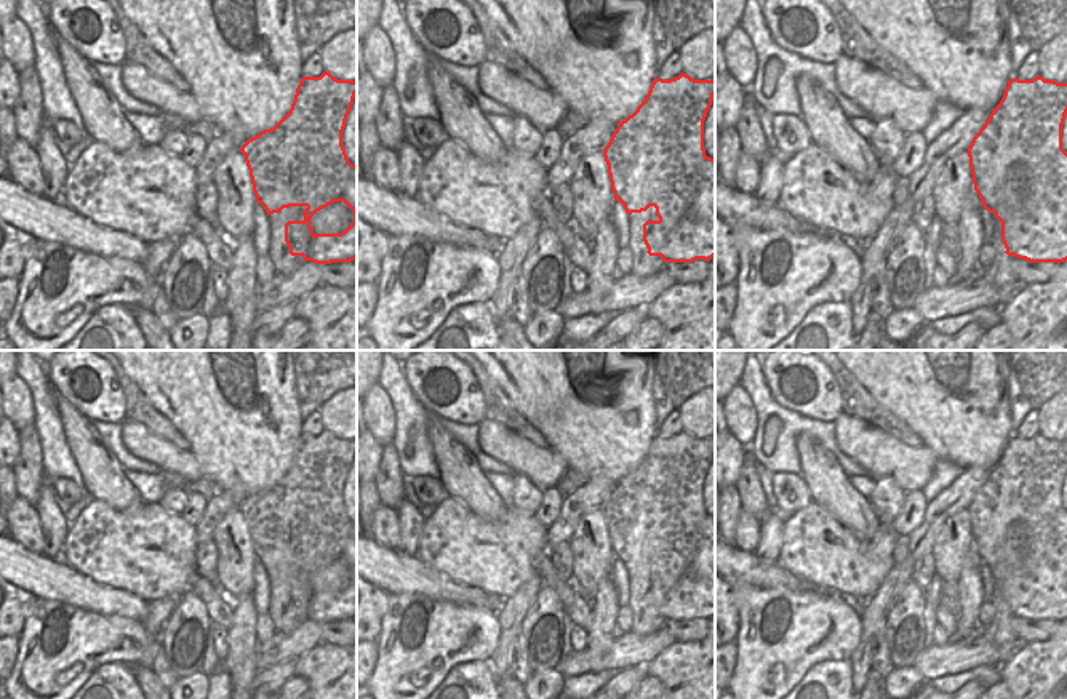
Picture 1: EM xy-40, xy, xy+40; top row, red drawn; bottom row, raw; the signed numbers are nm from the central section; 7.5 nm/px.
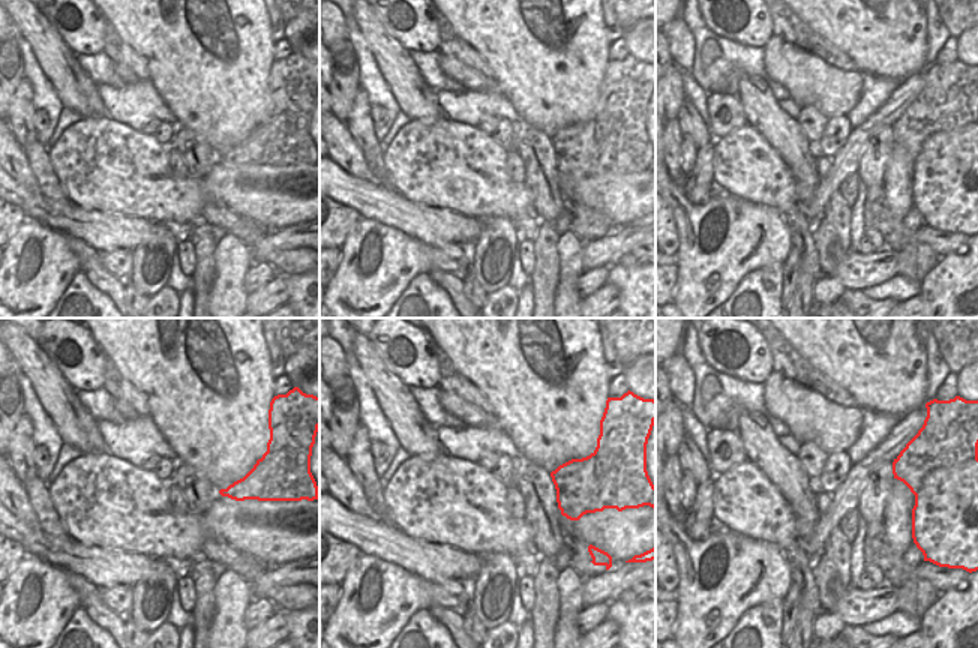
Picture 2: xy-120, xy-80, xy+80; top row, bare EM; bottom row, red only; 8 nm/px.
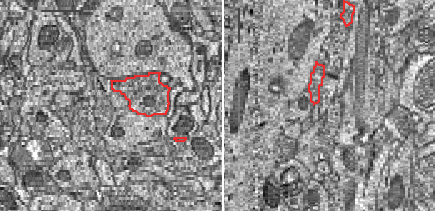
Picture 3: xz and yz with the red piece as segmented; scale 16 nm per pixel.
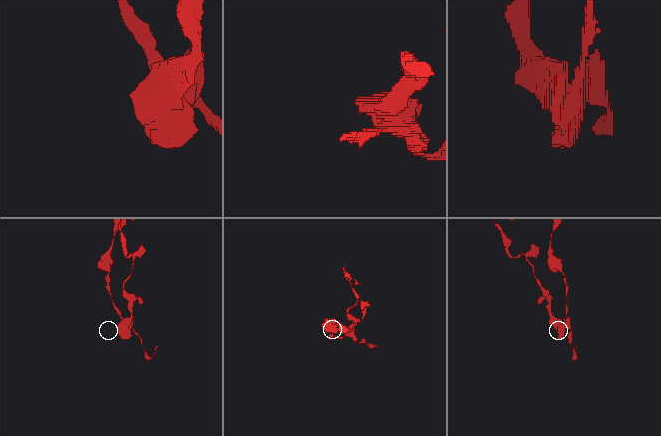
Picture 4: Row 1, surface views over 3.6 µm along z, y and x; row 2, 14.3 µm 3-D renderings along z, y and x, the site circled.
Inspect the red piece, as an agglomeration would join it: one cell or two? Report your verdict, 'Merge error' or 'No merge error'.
Merge error

